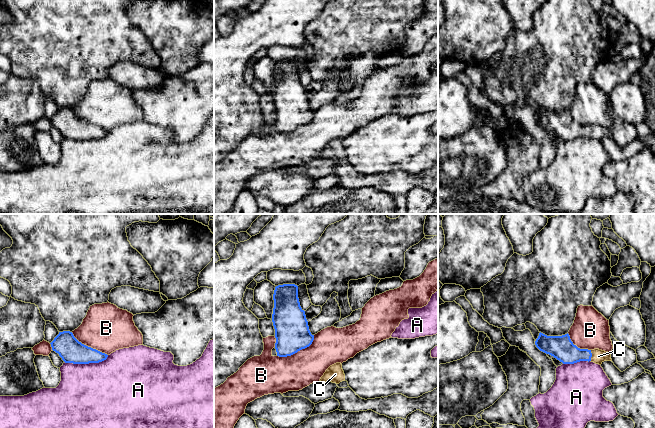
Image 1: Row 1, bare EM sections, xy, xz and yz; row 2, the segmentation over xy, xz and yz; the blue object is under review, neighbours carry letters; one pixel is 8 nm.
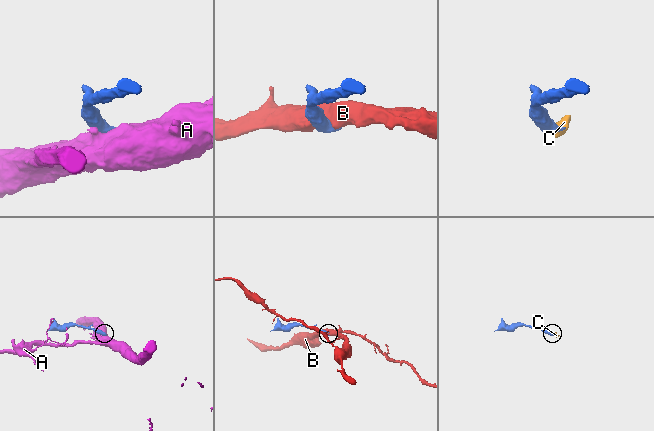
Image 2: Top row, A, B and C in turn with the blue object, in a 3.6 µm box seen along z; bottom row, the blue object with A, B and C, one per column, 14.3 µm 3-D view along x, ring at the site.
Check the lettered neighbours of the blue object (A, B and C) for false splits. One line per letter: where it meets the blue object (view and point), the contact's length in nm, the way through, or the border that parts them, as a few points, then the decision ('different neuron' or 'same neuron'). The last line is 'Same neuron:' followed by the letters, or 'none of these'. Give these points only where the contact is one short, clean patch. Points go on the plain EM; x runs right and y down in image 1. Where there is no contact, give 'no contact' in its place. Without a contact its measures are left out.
A: contact xy (86, 139); length 360 nm; different neuron
B: contact xz (298, 126); length 340 nm; different neuron
C: contact yz (591, 131); length 90 nm; way yz (562, 124), (570, 130), (591, 131), (598, 132); same neuron
Same neuron: C

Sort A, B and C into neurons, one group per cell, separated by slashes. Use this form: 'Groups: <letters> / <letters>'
Groups: A / B / C

